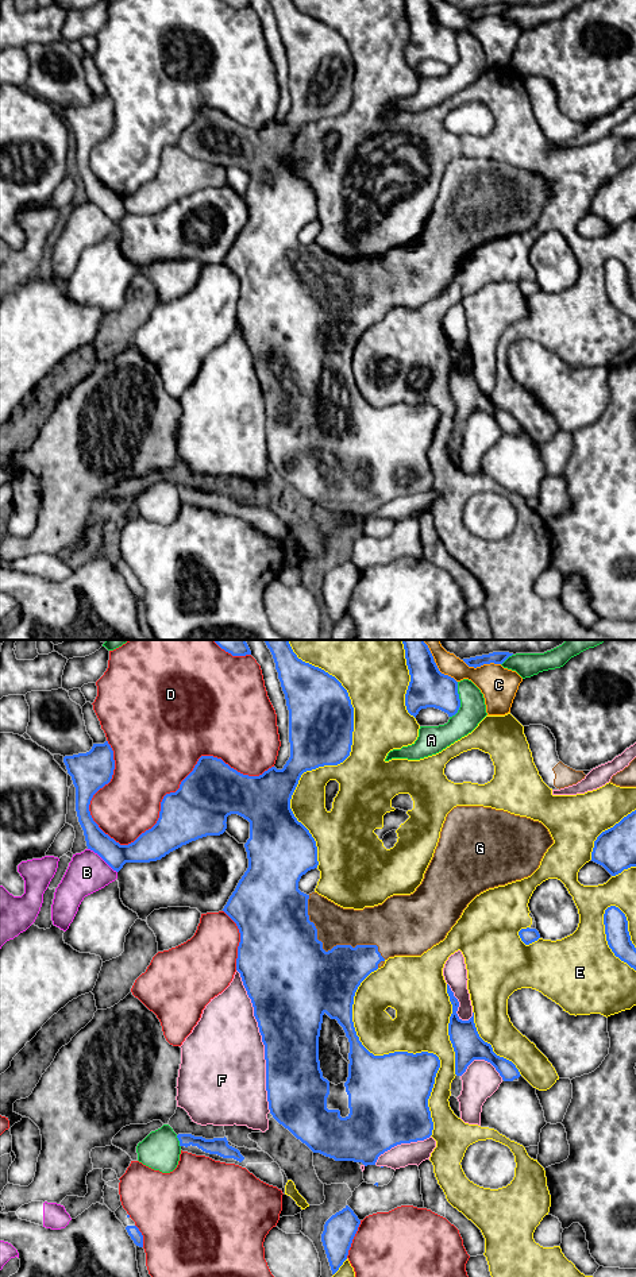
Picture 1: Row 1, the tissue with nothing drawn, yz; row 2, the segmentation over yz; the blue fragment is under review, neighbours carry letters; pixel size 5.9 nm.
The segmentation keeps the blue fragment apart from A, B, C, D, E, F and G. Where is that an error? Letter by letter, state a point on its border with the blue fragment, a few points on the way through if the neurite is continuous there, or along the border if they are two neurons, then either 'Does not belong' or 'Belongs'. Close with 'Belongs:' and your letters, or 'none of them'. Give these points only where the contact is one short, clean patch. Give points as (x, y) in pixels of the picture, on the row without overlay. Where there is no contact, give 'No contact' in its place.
A: Touches blue at yz (459, 53). Does not belong
B: Touches blue at yz (103, 211). Does not belong
C: Touches blue at yz (481, 16). Does not belong
D: Touches blue at yz (173, 145). Does not belong
E: Touches blue at yz (340, 114). Does not belong
F: Touches blue at yz (262, 393). Does not belong
G: Touches blue at yz (331, 301). Belongs
Belongs: G

